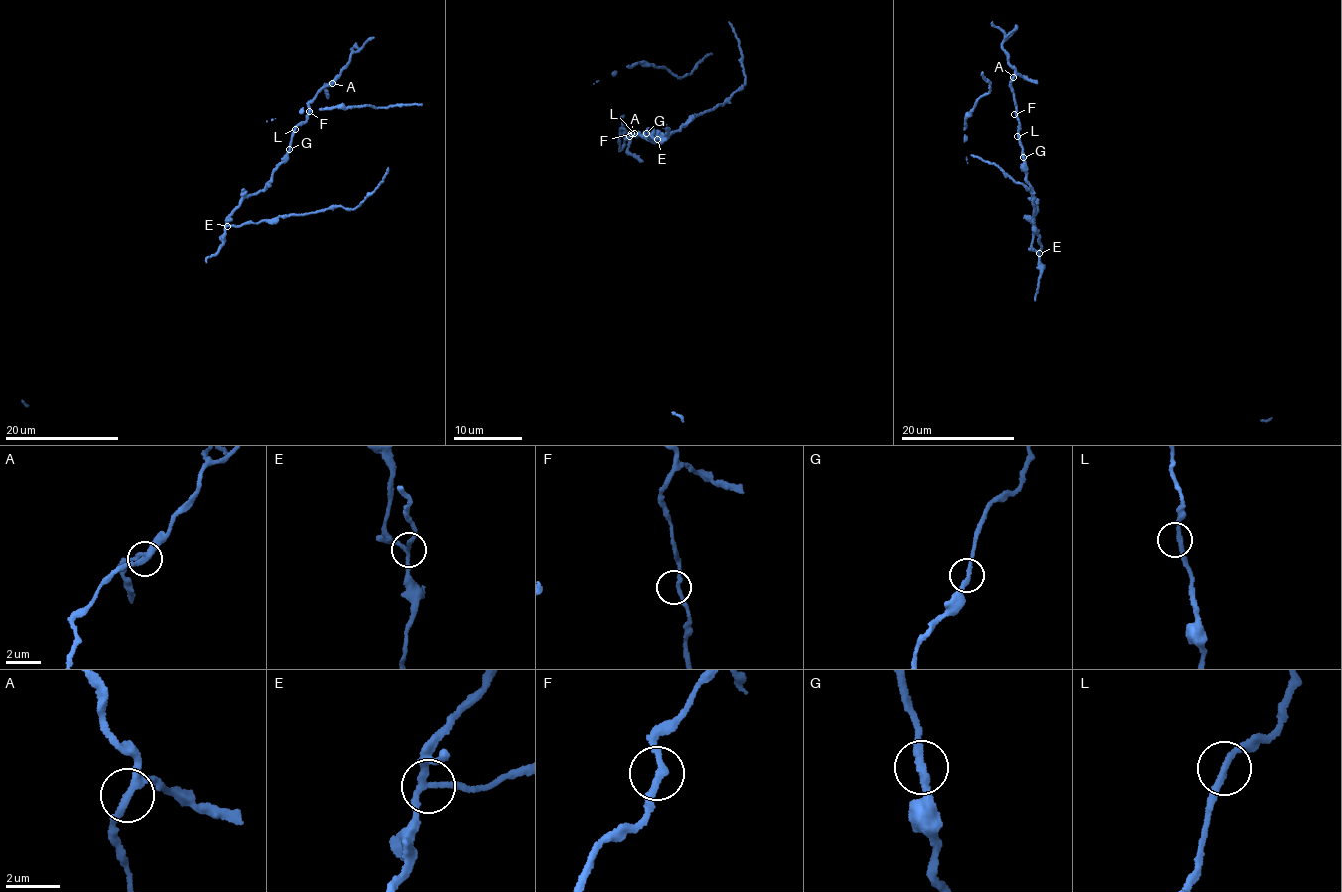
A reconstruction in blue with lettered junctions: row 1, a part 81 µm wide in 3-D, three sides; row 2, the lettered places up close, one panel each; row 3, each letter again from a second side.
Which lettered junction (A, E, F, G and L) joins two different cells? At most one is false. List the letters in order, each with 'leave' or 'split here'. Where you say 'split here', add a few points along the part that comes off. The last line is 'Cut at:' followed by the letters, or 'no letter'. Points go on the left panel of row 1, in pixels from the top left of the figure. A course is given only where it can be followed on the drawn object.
A: leave
E: split here; course (228, 226), (318, 212), (341, 205), (355, 208), (383, 180), (388, 167)
F: leave
G: leave
L: leave
Cut at: E

